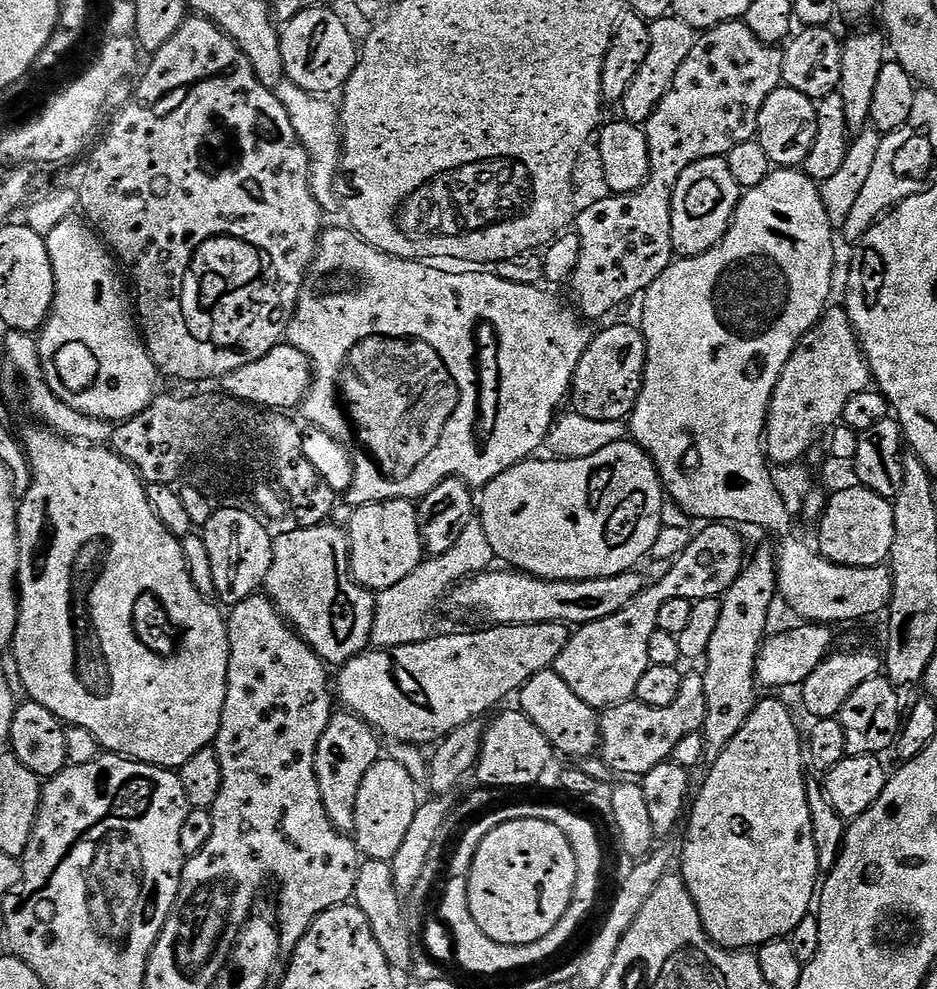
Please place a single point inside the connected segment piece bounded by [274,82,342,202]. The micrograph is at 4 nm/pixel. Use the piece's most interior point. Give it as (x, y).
(316, 121)

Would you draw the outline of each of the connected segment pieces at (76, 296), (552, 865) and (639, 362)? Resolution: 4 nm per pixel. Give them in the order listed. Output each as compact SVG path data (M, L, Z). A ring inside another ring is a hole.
M75 215L68 216L66 222L59 224L56 229L50 230L50 234L46 239L50 262L54 270L54 286L56 287L52 310L48 313L48 320L44 323L44 327L38 333L42 370L46 374L46 382L50 386L50 390L54 390L54 394L58 394L58 398L62 402L66 402L66 406L74 406L74 410L78 410L84 416L94 416L99 420L109 422L119 422L134 418L142 410L146 410L146 406L152 401L152 397L157 395L156 379L158 379L158 373L156 363L150 358L148 348L144 344L138 317L134 311L134 296L130 291L129 281L126 279L121 265L110 251L108 245L100 239L99 235L83 219L77 218Z
M511 820L486 834L466 875L470 914L474 914L474 922L482 926L482 934L503 944L529 944L546 938L546 934L562 922L562 914L566 914L574 894L576 859L566 834L562 834L558 826L545 820Z
M635 323L612 324L595 333L572 375L570 401L575 412L600 422L627 421L642 390L647 349L644 333Z

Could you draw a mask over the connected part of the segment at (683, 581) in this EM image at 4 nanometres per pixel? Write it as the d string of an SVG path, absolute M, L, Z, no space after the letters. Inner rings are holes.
M708 522L701 528L704 529L697 536L695 533L679 556L671 561L669 568L672 569L657 584L649 583L630 606L618 610L618 614L610 614L610 618L579 625L569 635L562 654L558 654L554 671L582 702L603 710L635 697L638 682L649 666L650 634L658 631L658 610L662 610L662 605L670 602L670 598L686 598L693 602L720 598L725 590L734 586L746 563L741 529L728 522Z

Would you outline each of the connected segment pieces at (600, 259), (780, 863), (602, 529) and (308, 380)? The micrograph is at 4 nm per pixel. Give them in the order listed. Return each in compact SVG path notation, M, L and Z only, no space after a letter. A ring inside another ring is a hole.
M743 19L727 20L724 24L701 31L697 35L694 50L690 50L686 62L678 66L678 74L674 74L670 90L666 90L662 102L658 102L654 114L647 122L650 160L648 180L636 192L624 195L604 194L593 204L579 209L578 231L582 254L572 275L570 289L576 295L574 304L581 317L589 321L602 319L607 312L614 311L631 296L639 297L647 292L649 286L674 263L670 212L672 191L678 178L682 178L682 170L702 158L727 157L728 152L738 146L738 142L746 142L755 137L758 114L762 114L766 98L770 98L770 94L781 87L783 57L784 53L779 47L762 43L752 33L750 26L744 24Z
M761 699L750 718L746 718L746 726L734 734L720 757L711 761L712 769L700 793L698 788L691 801L686 816L688 829L684 832L682 875L702 918L702 926L715 944L733 950L759 949L771 940L791 937L798 922L813 911L822 873L810 826L804 764L806 768L802 732L796 729L791 710L780 700Z
M625 438L620 441L614 442L612 445L606 446L605 449L599 450L598 453L592 454L586 458L574 458L573 460L567 459L557 459L557 458L547 458L548 460L536 460L540 458L529 458L527 460L522 460L520 463L516 464L510 470L506 470L502 474L498 474L498 478L494 478L488 484L485 484L482 491L478 496L478 519L482 530L486 534L486 542L490 542L490 550L492 551L493 557L497 561L505 560L507 567L509 569L515 570L517 572L526 572L529 576L536 576L539 580L593 580L594 578L610 578L611 576L617 576L623 572L633 571L637 567L636 564L645 555L646 557L651 553L652 547L658 539L658 534L660 529L665 527L666 520L664 520L664 504L666 505L666 488L665 485L660 483L660 475L656 472L656 466L653 464L652 459L643 452L639 444L633 442L631 439Z
M281 342L274 350L270 350L270 354L258 358L258 362L250 362L250 366L242 366L223 377L222 384L224 384L223 391L227 395L234 396L246 404L259 406L264 410L292 410L288 408L294 407L295 404L296 407L303 405L304 395L308 393L308 388L312 385L313 375L314 369L306 358L306 354L302 354L302 350L298 350L293 344Z

